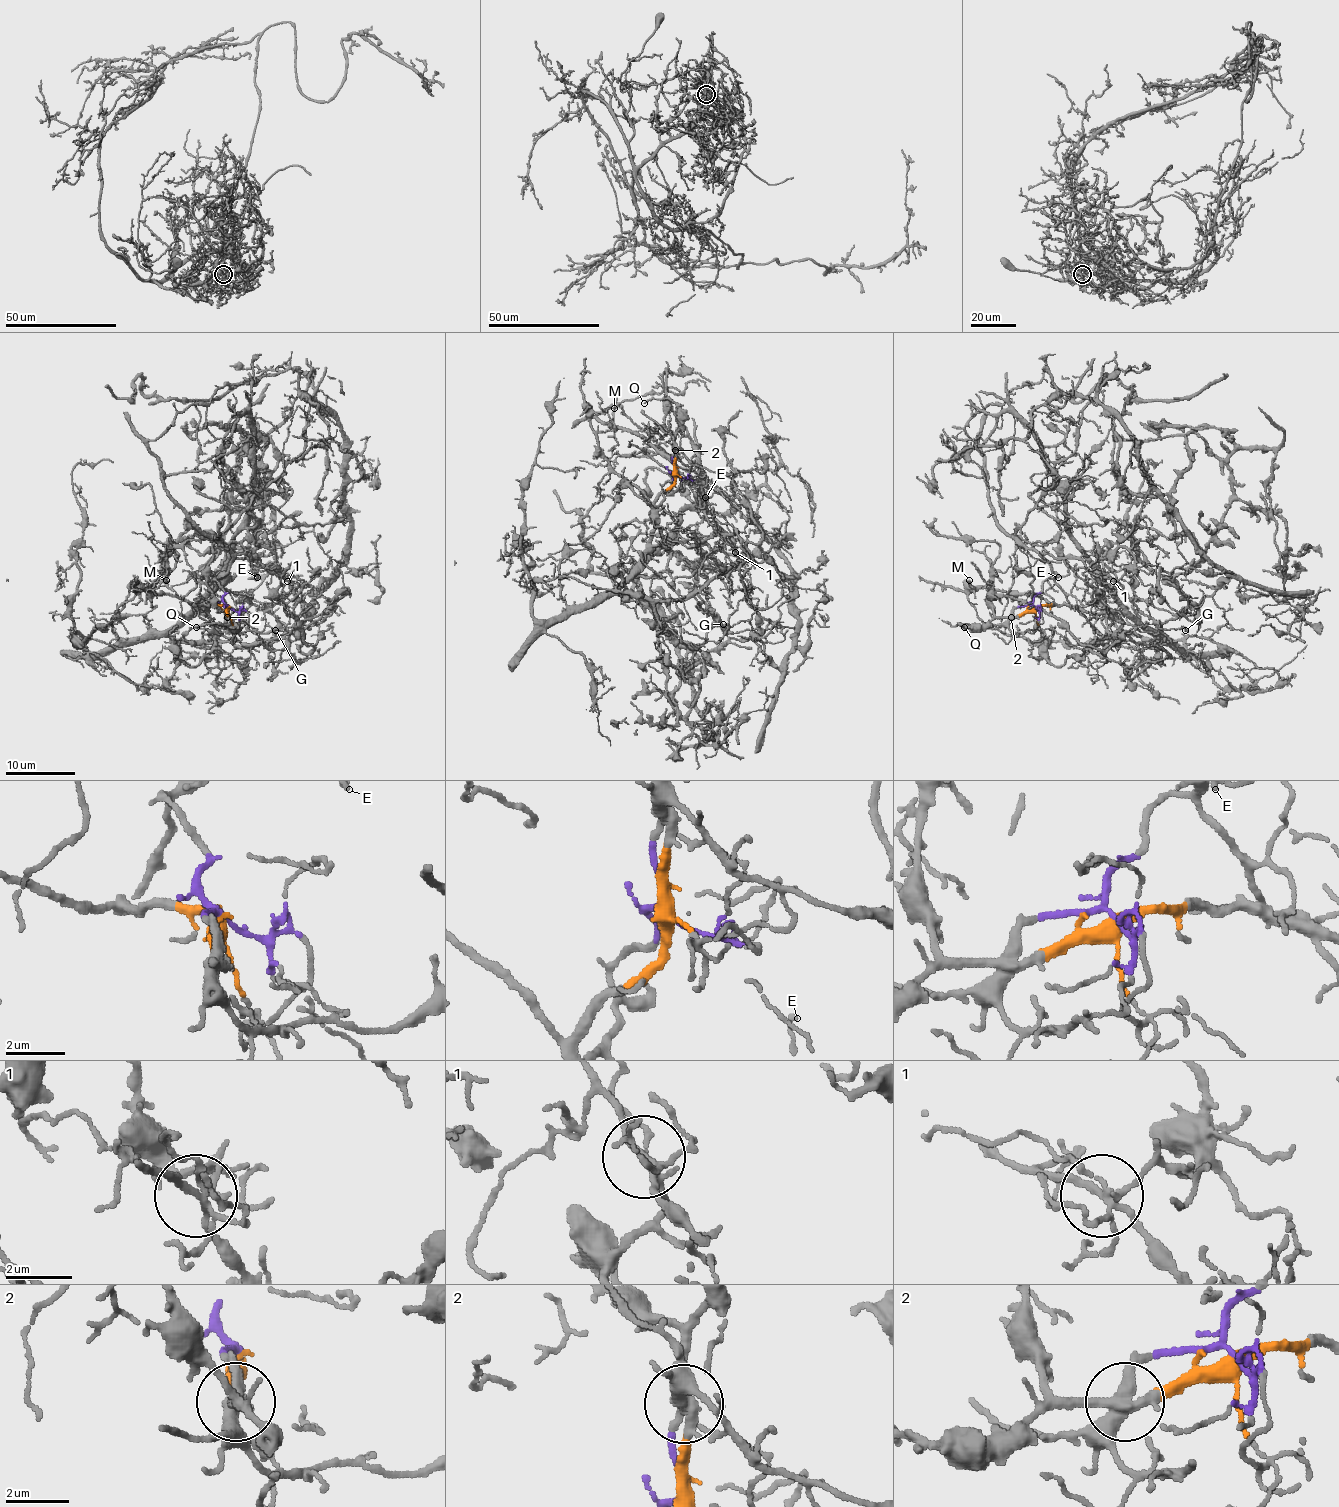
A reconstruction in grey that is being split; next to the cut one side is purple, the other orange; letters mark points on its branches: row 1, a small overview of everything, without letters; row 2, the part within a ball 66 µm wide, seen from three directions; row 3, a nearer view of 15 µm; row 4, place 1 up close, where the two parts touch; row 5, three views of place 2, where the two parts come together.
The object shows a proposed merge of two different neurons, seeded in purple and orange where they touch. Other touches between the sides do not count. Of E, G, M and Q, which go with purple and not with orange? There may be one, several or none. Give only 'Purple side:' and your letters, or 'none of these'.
Purple side: E, G

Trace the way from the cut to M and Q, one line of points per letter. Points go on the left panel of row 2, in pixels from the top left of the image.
M: (228, 607), (192, 604), (142, 588), (154, 590), (166, 579)
Q: (228, 607), (227, 617), (232, 624), (202, 623), (195, 628)

